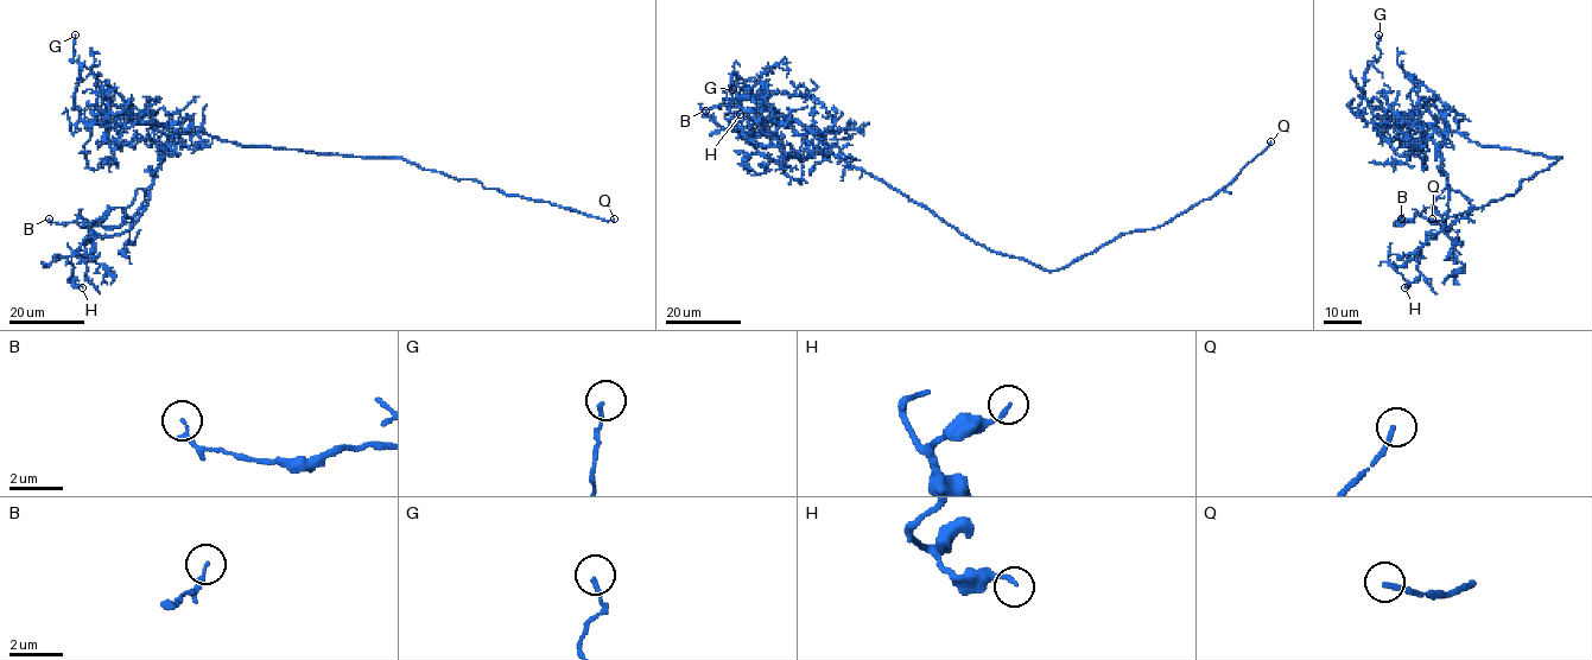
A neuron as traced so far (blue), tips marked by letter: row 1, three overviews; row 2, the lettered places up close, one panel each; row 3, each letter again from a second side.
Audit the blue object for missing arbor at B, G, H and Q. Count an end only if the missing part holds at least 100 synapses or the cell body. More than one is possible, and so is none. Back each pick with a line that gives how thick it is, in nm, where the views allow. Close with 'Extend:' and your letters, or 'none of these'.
Q: calibre 180 nm
Extend: Q

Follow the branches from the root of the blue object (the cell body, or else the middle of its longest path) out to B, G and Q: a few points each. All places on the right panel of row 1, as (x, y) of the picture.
B: (1513, 150), (1446, 132), (1439, 151), (1450, 189), (1439, 194), (1434, 209), (1395, 222), (1401, 219)
G: (1513, 150), (1405, 119), (1396, 122), (1374, 108), (1364, 83), (1365, 69), (1381, 55), (1378, 35)
Q: (1513, 150), (1560, 158), (1548, 169), (1522, 179), (1513, 196), (1446, 219), (1432, 219)

